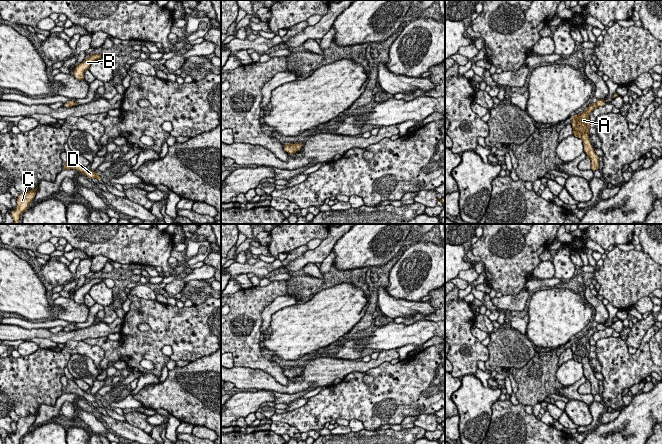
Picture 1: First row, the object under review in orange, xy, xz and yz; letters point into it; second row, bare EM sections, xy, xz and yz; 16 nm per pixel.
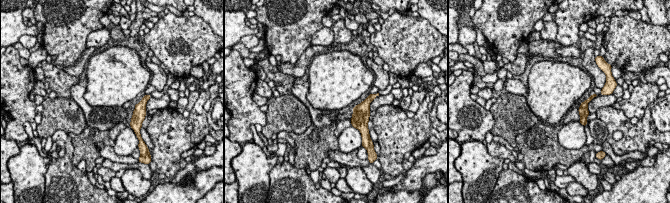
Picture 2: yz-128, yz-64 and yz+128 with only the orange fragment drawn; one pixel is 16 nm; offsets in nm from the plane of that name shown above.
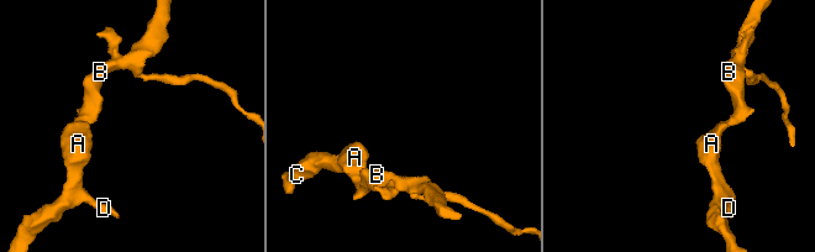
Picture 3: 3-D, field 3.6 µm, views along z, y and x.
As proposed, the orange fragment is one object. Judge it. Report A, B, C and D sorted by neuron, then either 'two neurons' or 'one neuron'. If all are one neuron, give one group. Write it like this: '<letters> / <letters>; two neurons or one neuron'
A B C D; one neuron

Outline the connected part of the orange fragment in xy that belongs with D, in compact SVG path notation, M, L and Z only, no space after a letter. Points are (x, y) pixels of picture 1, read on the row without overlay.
M68 379L68 384L66 388L63 390L63 393L70 394L76 393L89 403L96 402L99 405L102 405L102 402L97 398L97 396L93 396L92 394L86 394L82 389L78 387L78 385L71 379Z

